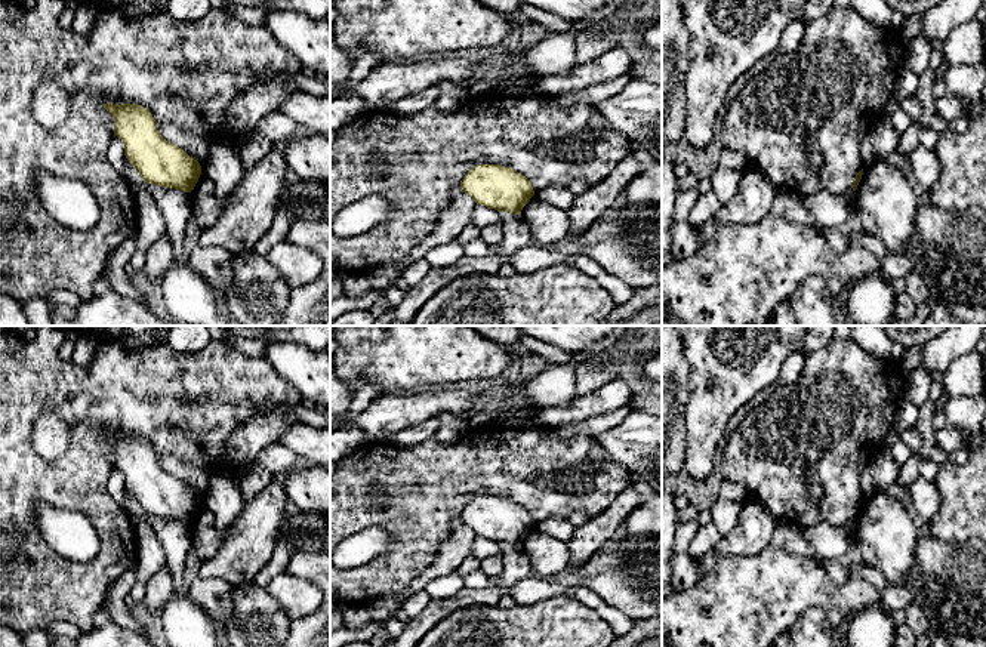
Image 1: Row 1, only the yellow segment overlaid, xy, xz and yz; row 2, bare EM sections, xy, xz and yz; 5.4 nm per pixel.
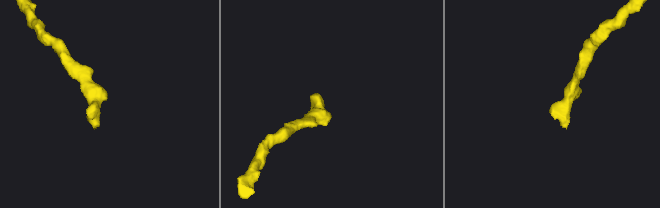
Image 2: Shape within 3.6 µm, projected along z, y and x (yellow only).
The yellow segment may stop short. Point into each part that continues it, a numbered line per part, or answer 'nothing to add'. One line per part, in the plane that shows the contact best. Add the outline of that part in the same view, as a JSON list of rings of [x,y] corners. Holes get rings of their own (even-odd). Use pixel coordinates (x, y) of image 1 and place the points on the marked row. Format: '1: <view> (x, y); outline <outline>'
nothing to add

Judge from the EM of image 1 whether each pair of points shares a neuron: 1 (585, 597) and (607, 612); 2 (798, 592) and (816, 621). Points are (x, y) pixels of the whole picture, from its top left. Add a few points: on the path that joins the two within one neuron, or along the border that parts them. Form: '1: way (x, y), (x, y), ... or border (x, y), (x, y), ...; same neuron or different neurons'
1: way (591, 598), (601, 609); same neuron
2: border (835, 628), (822, 609), (810, 606), (788, 631); different neurons

